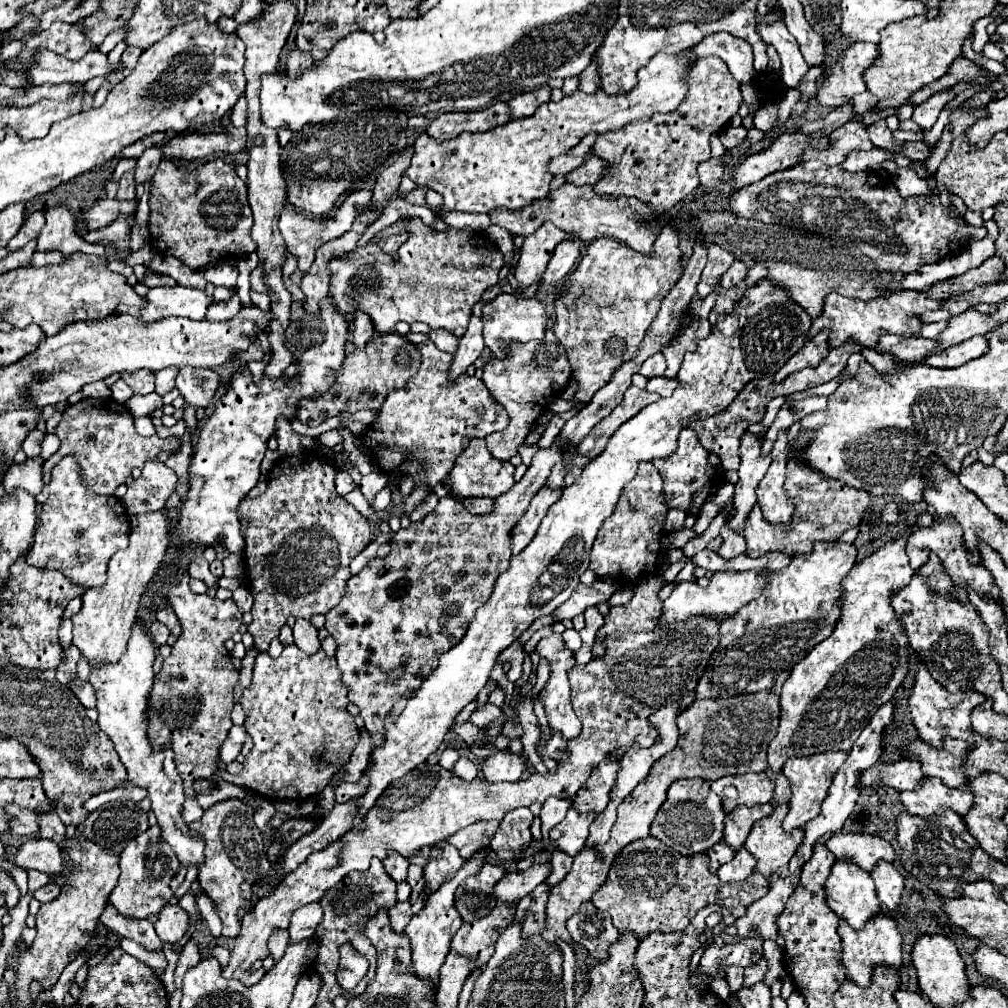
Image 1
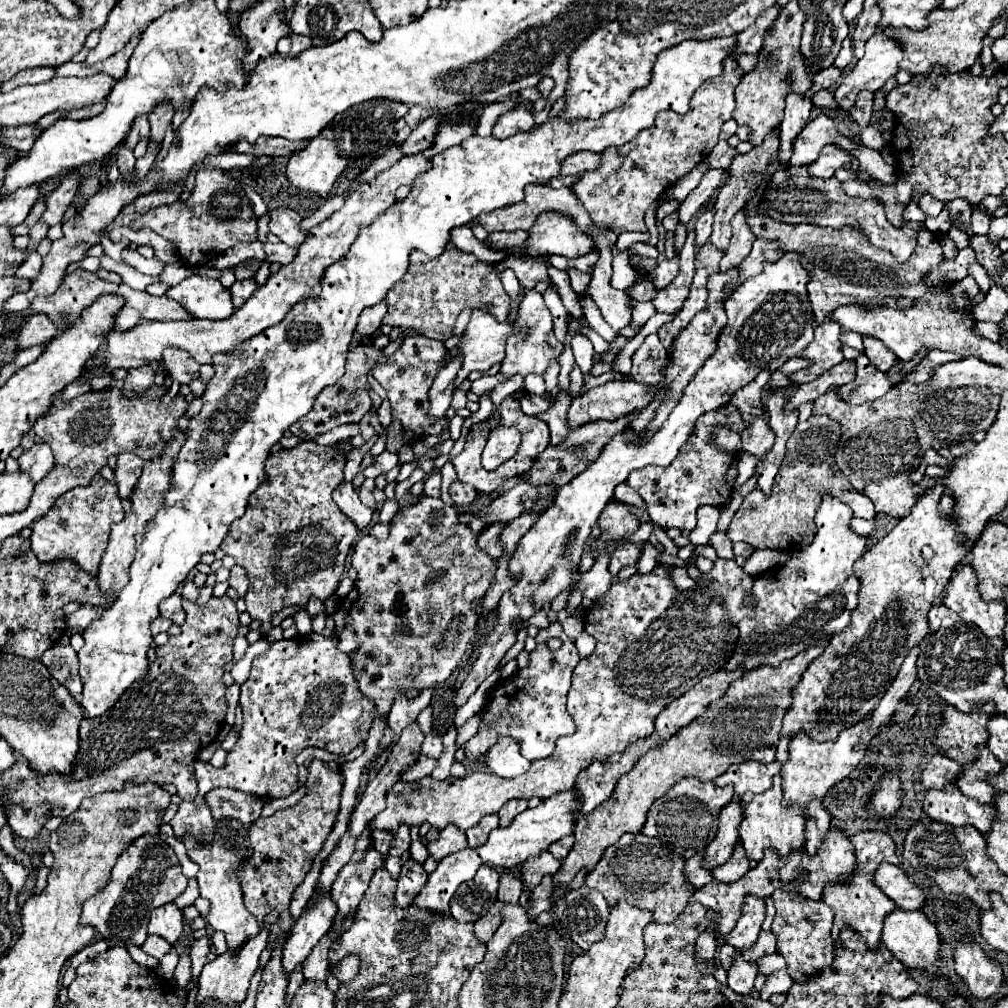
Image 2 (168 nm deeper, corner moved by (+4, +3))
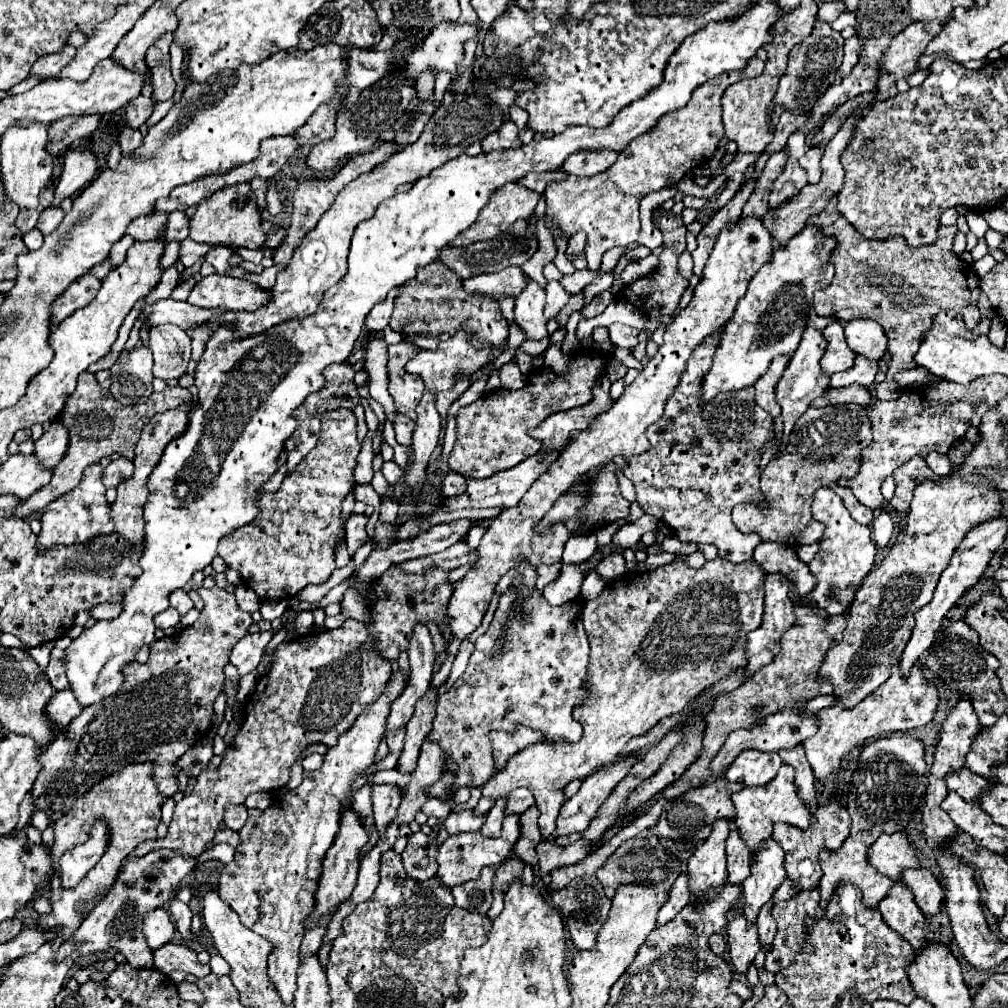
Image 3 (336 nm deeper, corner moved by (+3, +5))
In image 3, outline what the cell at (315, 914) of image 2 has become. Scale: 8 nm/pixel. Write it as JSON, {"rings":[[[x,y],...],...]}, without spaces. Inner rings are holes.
{"rings":[[[347,804],[347,812],[341,812],[341,828],[339,828],[339,834],[333,842],[333,846],[329,848],[325,860],[323,860],[323,874],[321,874],[321,880],[319,880],[319,890],[317,890],[317,896],[315,896],[315,910],[313,914],[307,918],[307,928],[313,928],[319,920],[319,916],[331,912],[331,910],[337,910],[341,902],[345,902],[355,884],[357,884],[357,872],[359,872],[359,852],[361,848],[367,844],[369,836],[367,836],[367,830],[363,828],[363,820],[359,820],[359,812],[351,812],[351,804]]]}

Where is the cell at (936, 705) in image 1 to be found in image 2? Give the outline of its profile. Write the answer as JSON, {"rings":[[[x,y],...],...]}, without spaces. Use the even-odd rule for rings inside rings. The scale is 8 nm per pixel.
{"rings":[[[986,702],[978,710],[972,710],[970,714],[960,712],[958,708],[944,704],[942,710],[942,722],[936,732],[936,748],[950,760],[958,764],[968,764],[978,756],[976,746],[986,744],[988,740],[988,718],[996,714],[994,702]]]}

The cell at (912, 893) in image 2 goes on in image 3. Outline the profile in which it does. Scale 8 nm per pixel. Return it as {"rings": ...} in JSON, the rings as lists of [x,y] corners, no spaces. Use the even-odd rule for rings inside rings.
{"rings":[[[919,868],[919,870],[905,870],[901,882],[913,890],[917,906],[921,908],[923,914],[939,914],[941,912],[941,904],[943,904],[943,888],[939,884],[939,880],[933,876],[931,870]]]}

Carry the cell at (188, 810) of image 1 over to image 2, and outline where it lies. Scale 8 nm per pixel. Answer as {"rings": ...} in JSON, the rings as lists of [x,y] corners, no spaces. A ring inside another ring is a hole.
{"rings":[[[314,632],[278,640],[266,654],[256,656],[250,676],[242,684],[240,706],[244,712],[244,728],[236,746],[228,752],[226,766],[212,768],[202,760],[194,764],[198,796],[190,804],[180,802],[170,822],[176,838],[190,832],[202,842],[212,840],[214,818],[202,798],[216,786],[228,786],[258,798],[290,796],[298,788],[298,764],[294,760],[304,748],[316,746],[332,754],[350,754],[366,740],[374,714],[374,704],[358,690],[350,658],[336,648],[334,638],[324,638]]]}

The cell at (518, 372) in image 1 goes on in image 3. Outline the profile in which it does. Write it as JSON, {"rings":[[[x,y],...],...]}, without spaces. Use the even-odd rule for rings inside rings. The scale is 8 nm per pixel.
{"rings":[[[527,280],[527,288],[515,298],[515,324],[527,334],[529,340],[541,340],[547,336],[547,322],[543,316],[545,290],[535,282]]]}

